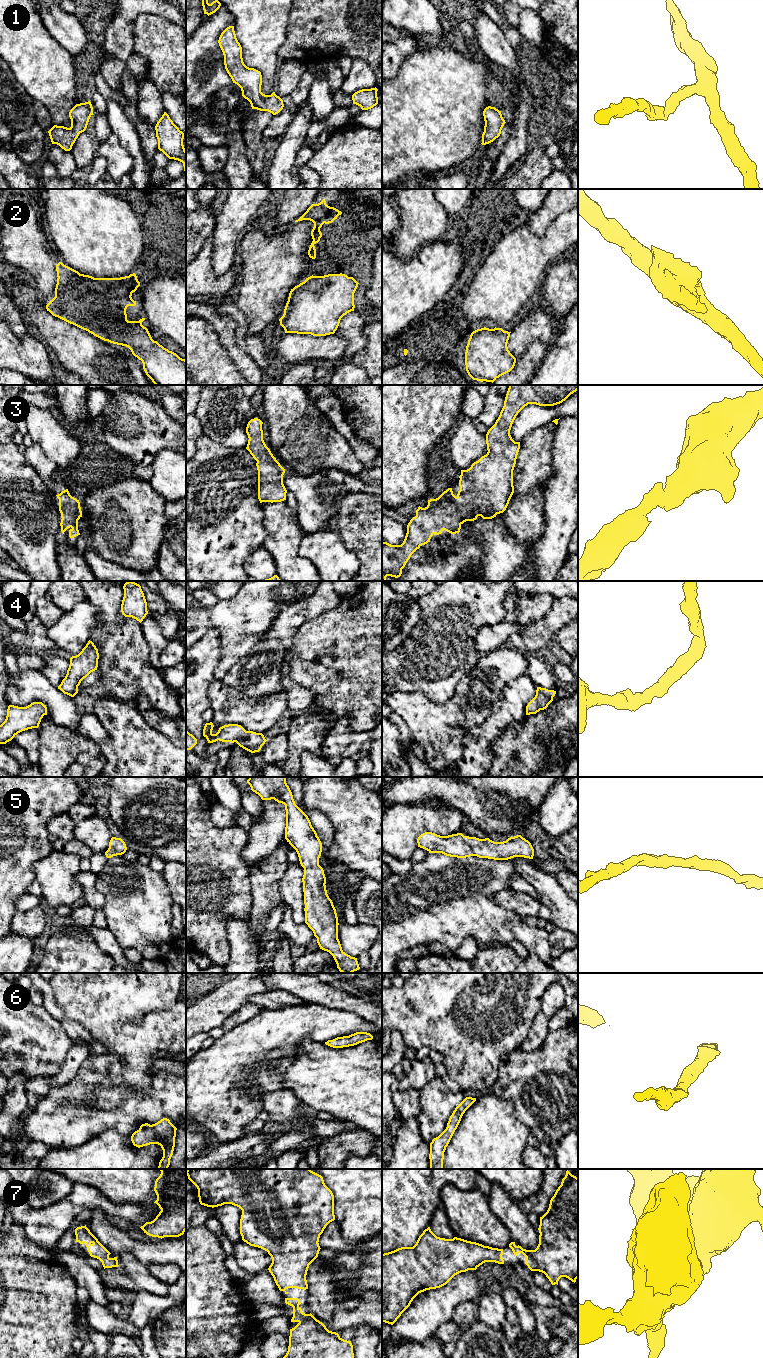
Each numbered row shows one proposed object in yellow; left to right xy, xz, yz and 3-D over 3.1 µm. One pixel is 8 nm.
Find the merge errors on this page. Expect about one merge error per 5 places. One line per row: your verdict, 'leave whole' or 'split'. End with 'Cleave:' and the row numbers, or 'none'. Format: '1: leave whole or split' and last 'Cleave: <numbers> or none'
1: leave whole
2: leave whole
3: leave whole
4: leave whole
5: leave whole
6: leave whole
7: leave whole
Cleave: none

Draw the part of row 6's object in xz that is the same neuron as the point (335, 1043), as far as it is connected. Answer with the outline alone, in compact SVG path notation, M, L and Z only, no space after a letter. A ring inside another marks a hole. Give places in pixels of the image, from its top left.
M356 1032L349 1036L337 1037L333 1040L325 1042L326 1045L333 1048L343 1048L354 1046L367 1040L372 1040L373 1036L367 1032Z

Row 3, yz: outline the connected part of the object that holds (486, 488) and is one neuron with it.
M509 385L504 406L495 424L486 434L487 454L474 462L467 470L461 470L460 490L455 496L448 488L438 498L428 500L425 508L418 507L416 516L407 525L407 533L401 545L391 545L382 541L382 581L387 576L398 578L411 555L422 545L430 542L431 537L443 530L456 534L466 521L474 521L478 516L492 519L503 513L514 493L513 470L520 449L520 442L515 442L510 430L518 413L528 404L554 406L565 401L578 390L578 385Z

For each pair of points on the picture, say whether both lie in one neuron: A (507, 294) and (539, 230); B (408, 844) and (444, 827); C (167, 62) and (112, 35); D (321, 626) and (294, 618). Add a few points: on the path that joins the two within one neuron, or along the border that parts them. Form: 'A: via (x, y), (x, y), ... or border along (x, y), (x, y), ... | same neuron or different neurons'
A: border along (555, 220), (541, 236), (537, 236), (526, 223) | different neurons
B: via (414, 834), (421, 827), (434, 827) | same neuron
C: border along (132, 23), (134, 52) | different neurons
D: border along (327, 611), (305, 621), (292, 637) | different neurons

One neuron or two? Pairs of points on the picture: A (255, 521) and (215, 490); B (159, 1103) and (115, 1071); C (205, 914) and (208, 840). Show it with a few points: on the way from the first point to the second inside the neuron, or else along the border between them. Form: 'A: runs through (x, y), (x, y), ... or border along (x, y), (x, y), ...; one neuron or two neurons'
A: runs through (245, 515), (235, 505), (230, 505), (225, 500); one neuron
B: runs through (146, 1103), (138, 1103), (119, 1084); one neuron
C: runs through (205, 896), (207, 858); one neuron

